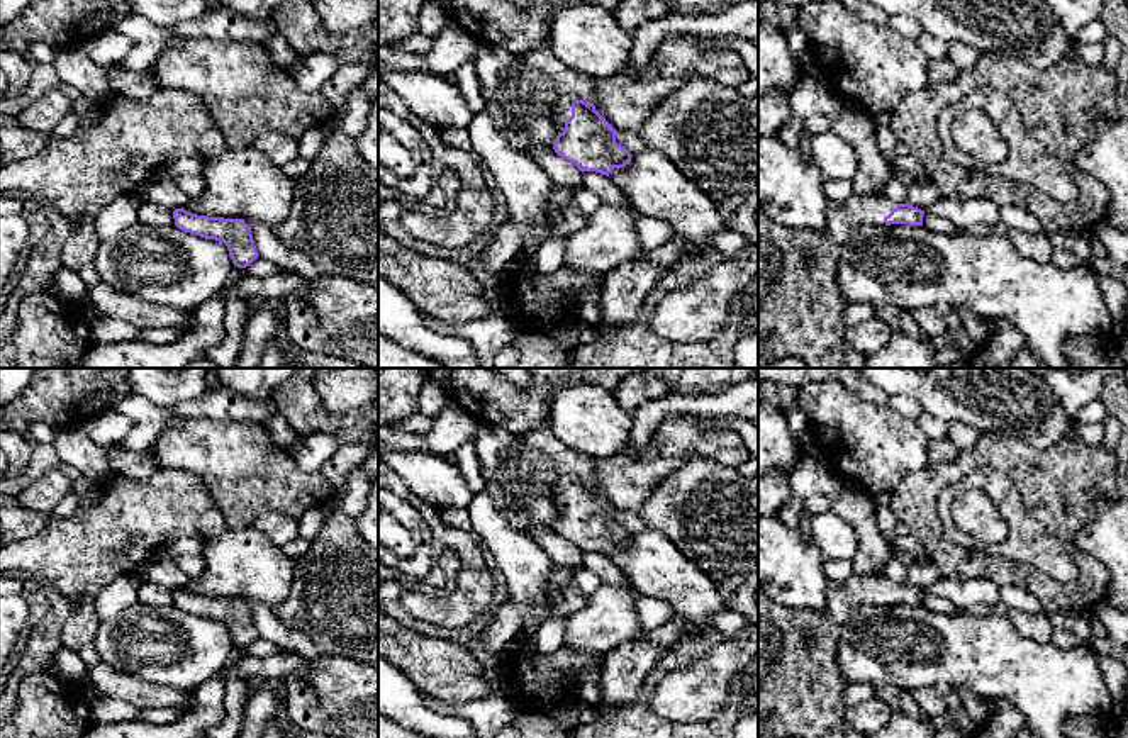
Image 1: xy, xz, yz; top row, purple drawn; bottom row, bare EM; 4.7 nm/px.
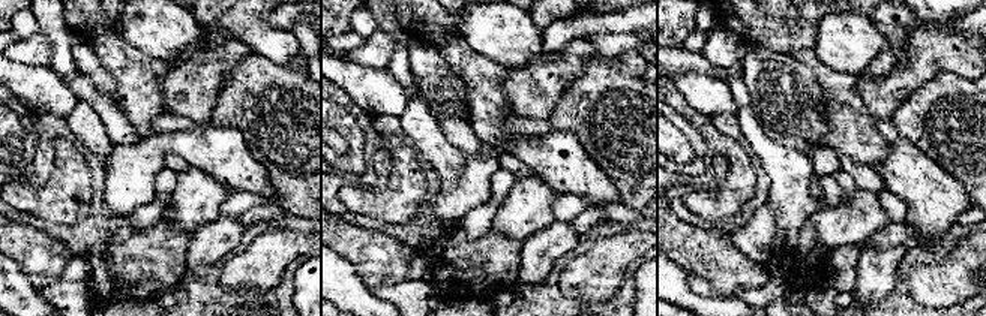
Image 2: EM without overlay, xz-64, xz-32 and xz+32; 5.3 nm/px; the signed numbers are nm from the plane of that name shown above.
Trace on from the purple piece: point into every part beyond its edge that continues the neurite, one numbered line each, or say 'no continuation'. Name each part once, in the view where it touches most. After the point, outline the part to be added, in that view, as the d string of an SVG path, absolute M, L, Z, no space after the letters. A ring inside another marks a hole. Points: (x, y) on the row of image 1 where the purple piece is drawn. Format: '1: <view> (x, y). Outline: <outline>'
1: xz (569, 85). Outline: M548 48L529 49L517 56L551 81L556 92L551 110L556 115L558 132L563 132L565 122L572 117L573 100L594 103L594 80L565 66Z

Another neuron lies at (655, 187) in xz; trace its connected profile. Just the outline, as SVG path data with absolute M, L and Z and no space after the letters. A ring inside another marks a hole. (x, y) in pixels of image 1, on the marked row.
M660 149L633 154L624 168L609 178L623 190L636 214L665 221L672 238L684 246L684 256L711 248L709 239L728 231L714 202L694 185Z

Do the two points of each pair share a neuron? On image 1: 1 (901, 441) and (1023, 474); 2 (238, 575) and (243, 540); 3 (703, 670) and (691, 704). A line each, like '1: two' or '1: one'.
1: two
2: one
3: one

